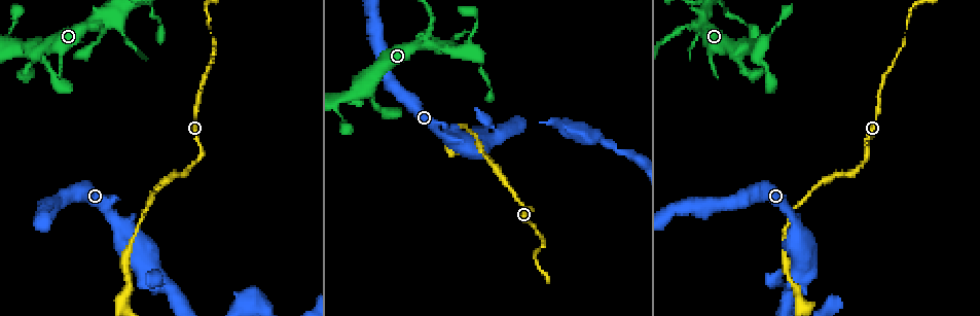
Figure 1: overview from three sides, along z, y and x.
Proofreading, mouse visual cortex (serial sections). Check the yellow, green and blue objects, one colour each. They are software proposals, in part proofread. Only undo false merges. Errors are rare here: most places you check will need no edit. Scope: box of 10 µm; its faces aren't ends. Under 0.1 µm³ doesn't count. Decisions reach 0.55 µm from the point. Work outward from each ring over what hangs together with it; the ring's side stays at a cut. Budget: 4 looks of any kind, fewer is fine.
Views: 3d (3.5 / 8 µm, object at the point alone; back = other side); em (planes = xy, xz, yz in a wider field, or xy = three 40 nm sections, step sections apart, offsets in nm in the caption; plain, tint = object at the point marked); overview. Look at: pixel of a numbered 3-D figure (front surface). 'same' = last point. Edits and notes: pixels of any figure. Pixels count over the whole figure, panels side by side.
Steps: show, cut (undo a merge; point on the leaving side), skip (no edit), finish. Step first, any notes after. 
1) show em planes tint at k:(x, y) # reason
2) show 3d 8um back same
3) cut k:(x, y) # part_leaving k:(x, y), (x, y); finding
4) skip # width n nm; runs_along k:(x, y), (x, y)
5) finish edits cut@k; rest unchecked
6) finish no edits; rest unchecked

show 3d 3.5um at 1:(31, 48) # branch point

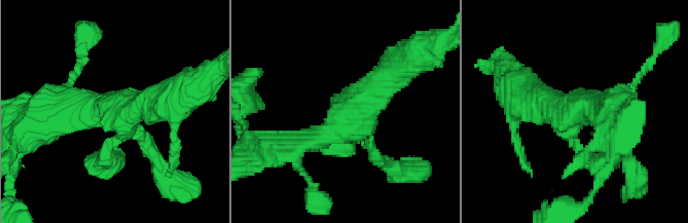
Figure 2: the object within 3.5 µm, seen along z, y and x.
show em planes tint at 2:(116, 106)

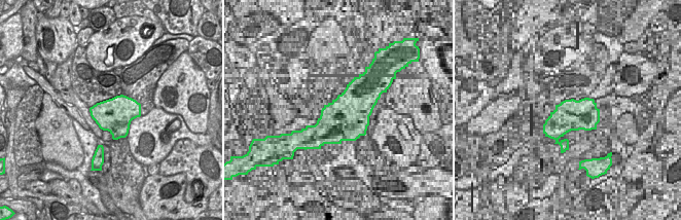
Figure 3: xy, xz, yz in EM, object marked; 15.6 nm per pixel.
skip # runs_along 2:(391, 74), (296, 155); all the same cell

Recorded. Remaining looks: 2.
show 3d 3.5um back at 1:(429, 41) # a fork

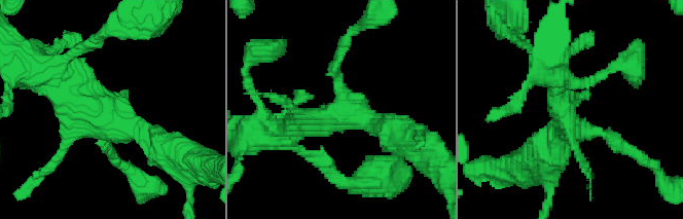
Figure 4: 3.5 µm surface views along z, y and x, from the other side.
show em xy step 2 tint at 4:(341, 115)

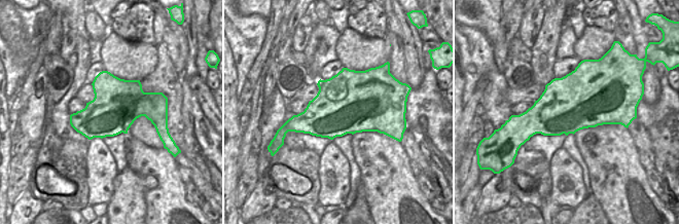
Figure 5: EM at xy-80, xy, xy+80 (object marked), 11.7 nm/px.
skip # runs_along 4:(169, 150), (58, 87); all the same cell

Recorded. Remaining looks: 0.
finish no edits; rest unchecked

